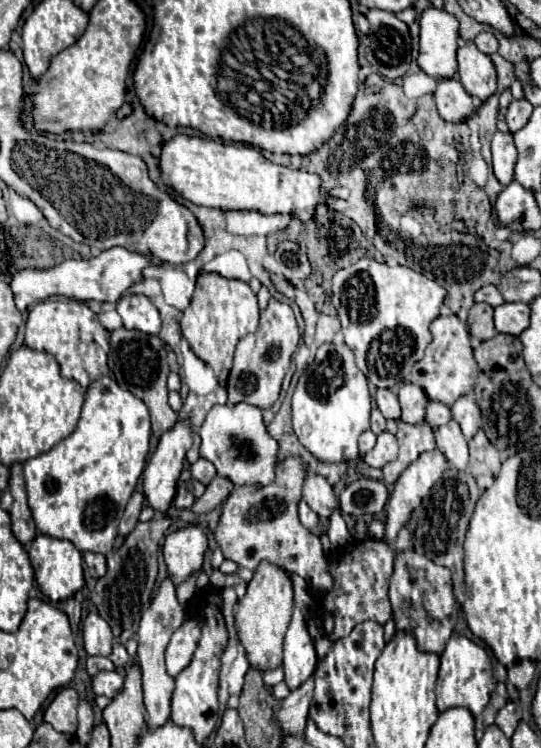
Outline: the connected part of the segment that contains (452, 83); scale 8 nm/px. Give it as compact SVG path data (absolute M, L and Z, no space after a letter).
M457 77L437 81L435 101L437 101L439 115L445 121L453 121L453 123L467 121L475 113L473 97L467 95L467 91L463 89Z

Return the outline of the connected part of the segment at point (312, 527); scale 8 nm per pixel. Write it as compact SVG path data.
M301 499L299 501L299 519L301 523L309 529L309 531L315 531L315 535L321 535L321 527L319 527L319 515Z

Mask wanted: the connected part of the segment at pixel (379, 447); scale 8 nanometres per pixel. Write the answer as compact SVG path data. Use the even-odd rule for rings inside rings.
M383 431L379 437L377 437L377 443L375 447L363 455L363 461L369 465L369 467L383 467L387 465L389 461L393 461L397 457L397 439L395 435Z

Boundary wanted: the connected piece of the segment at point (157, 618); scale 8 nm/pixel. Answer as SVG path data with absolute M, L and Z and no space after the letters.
M167 577L161 583L149 609L143 613L139 631L137 631L137 635L139 635L137 661L139 661L141 673L143 673L143 703L145 703L145 713L147 713L145 723L149 729L163 727L171 719L171 697L173 697L173 689L175 689L175 679L165 669L165 647L167 647L173 631L183 623L183 617L185 617L185 609L177 603L175 587L173 587L171 579Z

